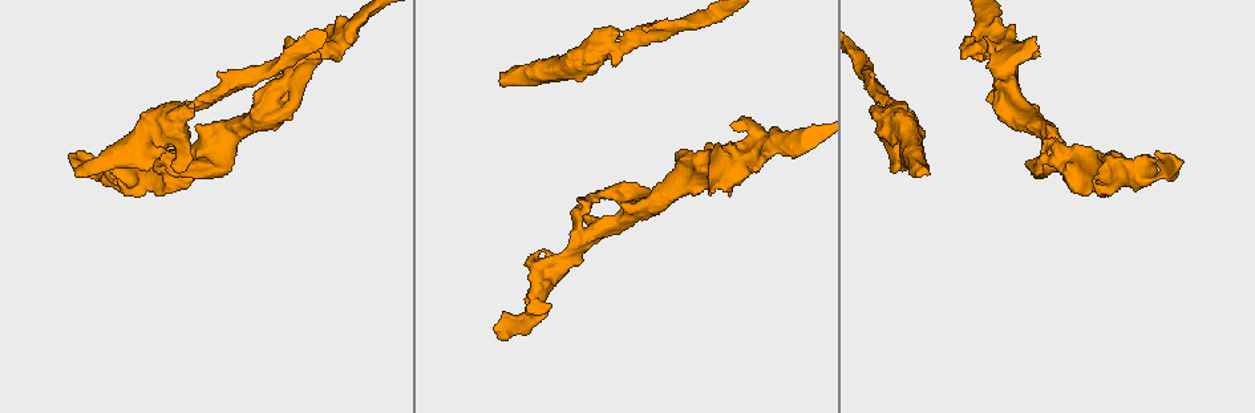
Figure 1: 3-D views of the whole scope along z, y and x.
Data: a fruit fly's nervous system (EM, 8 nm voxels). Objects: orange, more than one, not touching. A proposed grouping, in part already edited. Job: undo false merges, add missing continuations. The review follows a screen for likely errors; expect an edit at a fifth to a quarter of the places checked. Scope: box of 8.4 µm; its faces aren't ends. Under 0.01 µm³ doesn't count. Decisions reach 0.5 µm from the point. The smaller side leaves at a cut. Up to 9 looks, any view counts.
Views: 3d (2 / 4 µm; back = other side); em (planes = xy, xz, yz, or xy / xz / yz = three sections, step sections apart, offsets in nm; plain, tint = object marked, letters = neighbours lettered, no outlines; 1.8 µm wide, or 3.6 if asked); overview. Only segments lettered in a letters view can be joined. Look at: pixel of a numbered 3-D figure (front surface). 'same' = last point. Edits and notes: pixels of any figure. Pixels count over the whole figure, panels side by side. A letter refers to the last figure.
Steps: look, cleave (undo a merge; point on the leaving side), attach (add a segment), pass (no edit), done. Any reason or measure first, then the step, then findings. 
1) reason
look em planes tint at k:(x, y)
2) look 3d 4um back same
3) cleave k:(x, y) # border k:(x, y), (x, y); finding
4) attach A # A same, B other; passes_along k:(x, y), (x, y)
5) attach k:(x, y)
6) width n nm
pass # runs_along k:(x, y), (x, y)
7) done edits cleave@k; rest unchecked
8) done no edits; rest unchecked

branch stops here
look 3d 2um at 1:(294, 39)

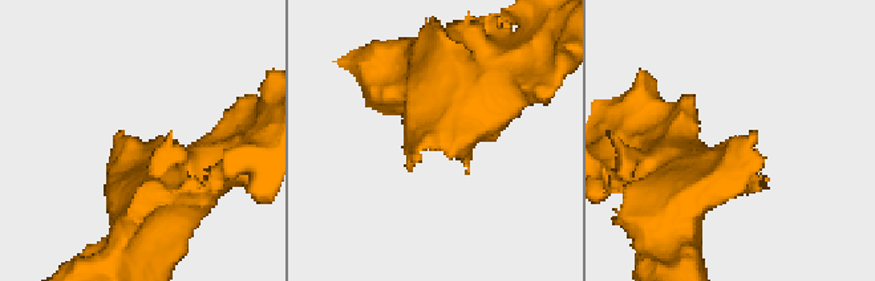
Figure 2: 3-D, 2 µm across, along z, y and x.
now the EM
look em 3.6um planes letters at 2:(153, 141)

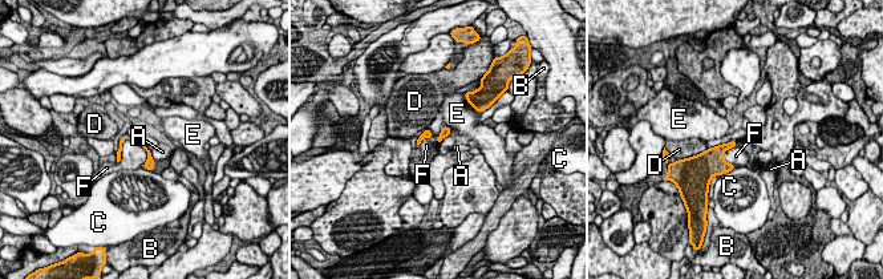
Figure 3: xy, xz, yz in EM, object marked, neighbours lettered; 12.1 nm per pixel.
pass # A other, B other, C other, D other, E other, F other; border 3:(736, 145), (724, 153), (734, 166); no lettered segment goes on from it

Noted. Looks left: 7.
closes a loop
look em 3.6um yz step 16 tint at 1:(620, 219)

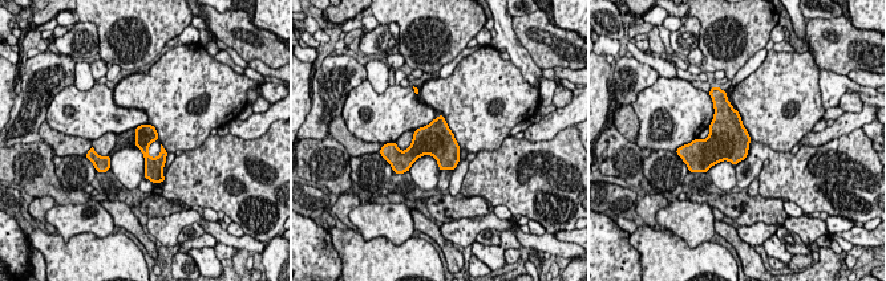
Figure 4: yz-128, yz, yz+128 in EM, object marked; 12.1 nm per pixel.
another direction
look em 3.6um planes letters same

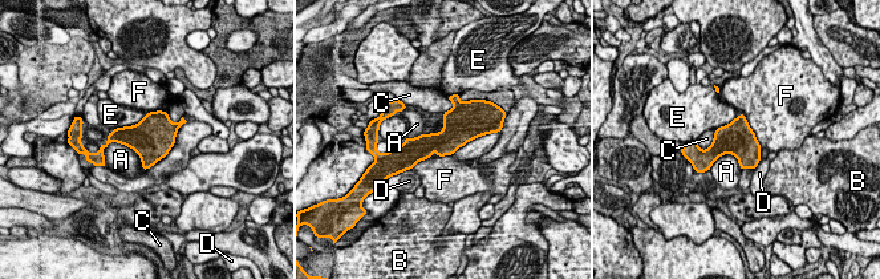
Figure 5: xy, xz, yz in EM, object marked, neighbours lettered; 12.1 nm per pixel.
width 320 nm
pass # A other, B other, C other, D other, E other, F other; border 5:(106, 145), (129, 146), (145, 170); continuous, no second neuron

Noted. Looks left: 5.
arms part here
look em planes tint at 1:(551, 277)

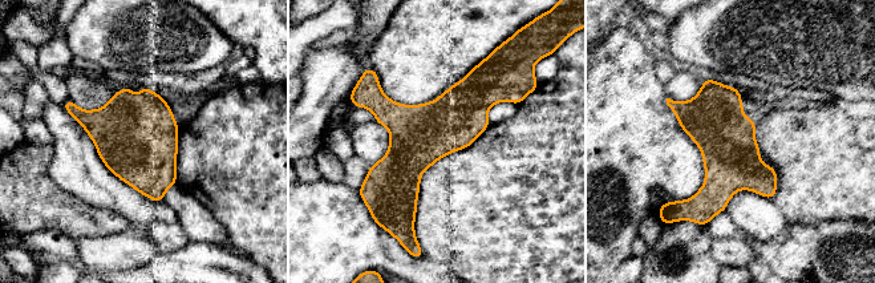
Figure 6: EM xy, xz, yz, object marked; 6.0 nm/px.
what lies round it
look em planes letters same

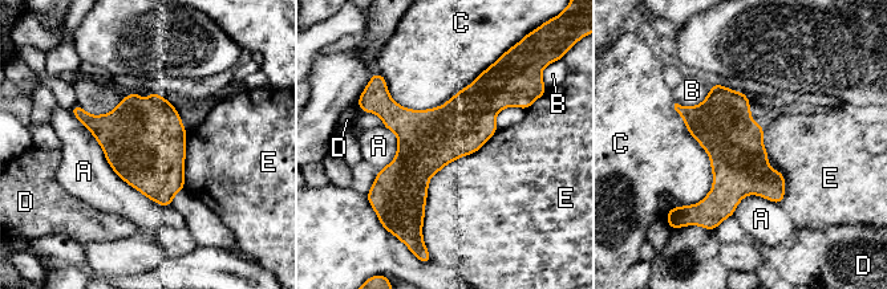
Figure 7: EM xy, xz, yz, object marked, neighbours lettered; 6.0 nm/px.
pass # A other, B other, C other, D other, E other; all the same neuron

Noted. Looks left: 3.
an open end
look 3d 4um back at 1:(895, 164)

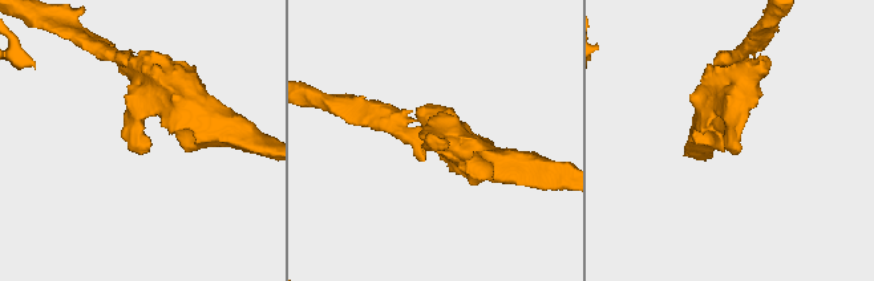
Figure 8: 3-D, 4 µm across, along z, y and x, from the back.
look em yz step 4 tint at 8:(727, 147)

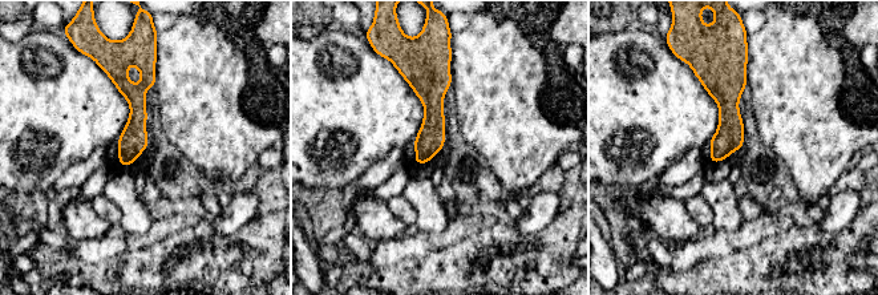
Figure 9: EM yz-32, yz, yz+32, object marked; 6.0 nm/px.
look em planes letters same

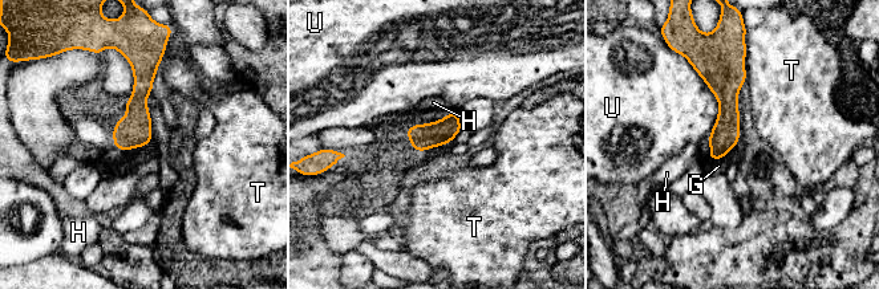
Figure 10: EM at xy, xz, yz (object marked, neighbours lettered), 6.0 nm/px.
longest_contact U 440 nm
pass # G other, H other, T other, U other; border 10:(722, 158), (709, 161); no lettered segment goes on from it

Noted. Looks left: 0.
done no edits; rest unchecked

